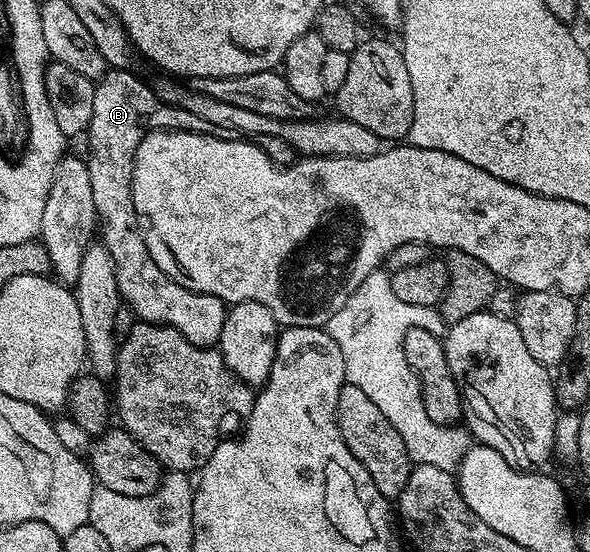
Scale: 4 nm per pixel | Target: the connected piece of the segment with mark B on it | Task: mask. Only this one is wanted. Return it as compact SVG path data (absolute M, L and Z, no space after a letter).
M112 69L96 83L92 124L86 132L86 166L90 189L94 193L98 231L104 234L104 248L110 257L114 257L120 298L131 307L137 320L173 327L186 337L186 341L199 347L215 348L223 331L224 300L183 287L160 268L150 257L146 241L142 238L142 223L132 200L132 162L136 160L136 150L146 134L144 123L157 119L160 125L188 125L193 122L193 117L179 105L162 103L155 90L147 87L134 72L132 69Z

